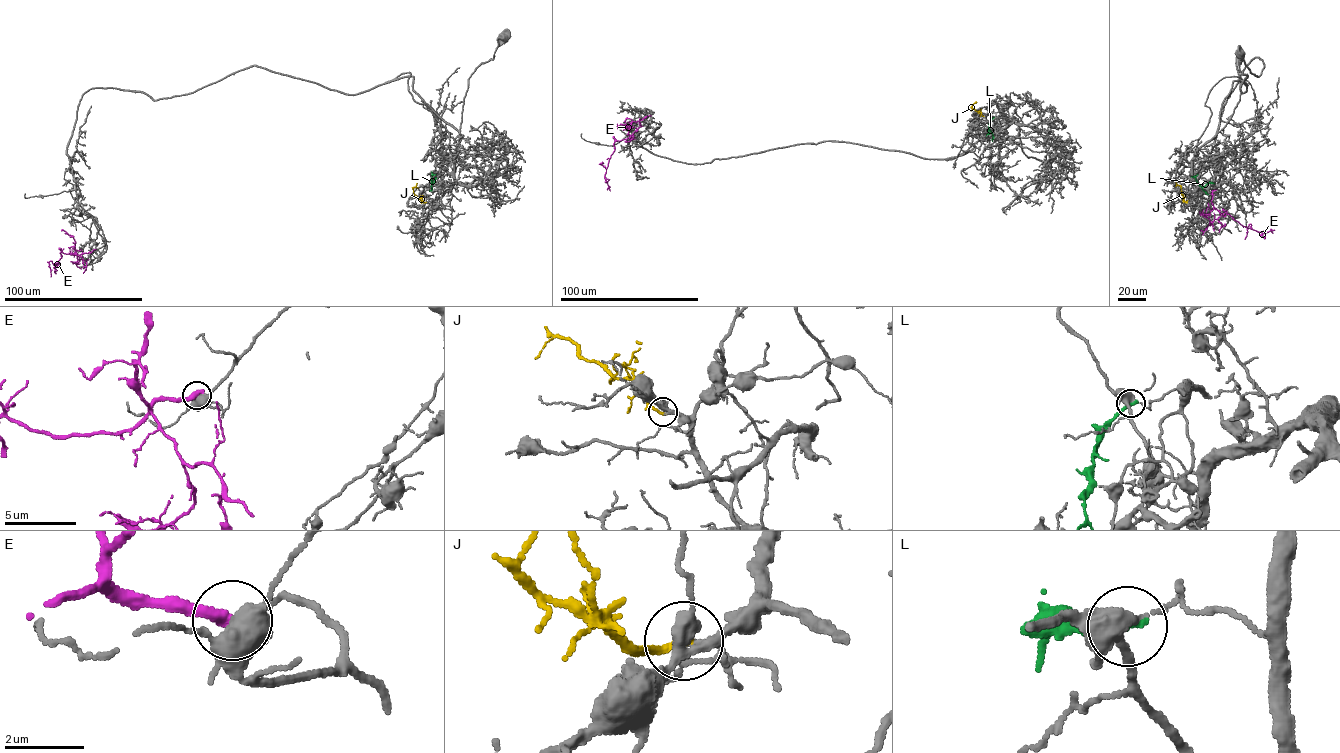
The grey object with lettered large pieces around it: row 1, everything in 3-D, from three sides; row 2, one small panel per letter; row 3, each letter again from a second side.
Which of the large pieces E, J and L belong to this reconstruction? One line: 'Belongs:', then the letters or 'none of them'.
Belongs: J

